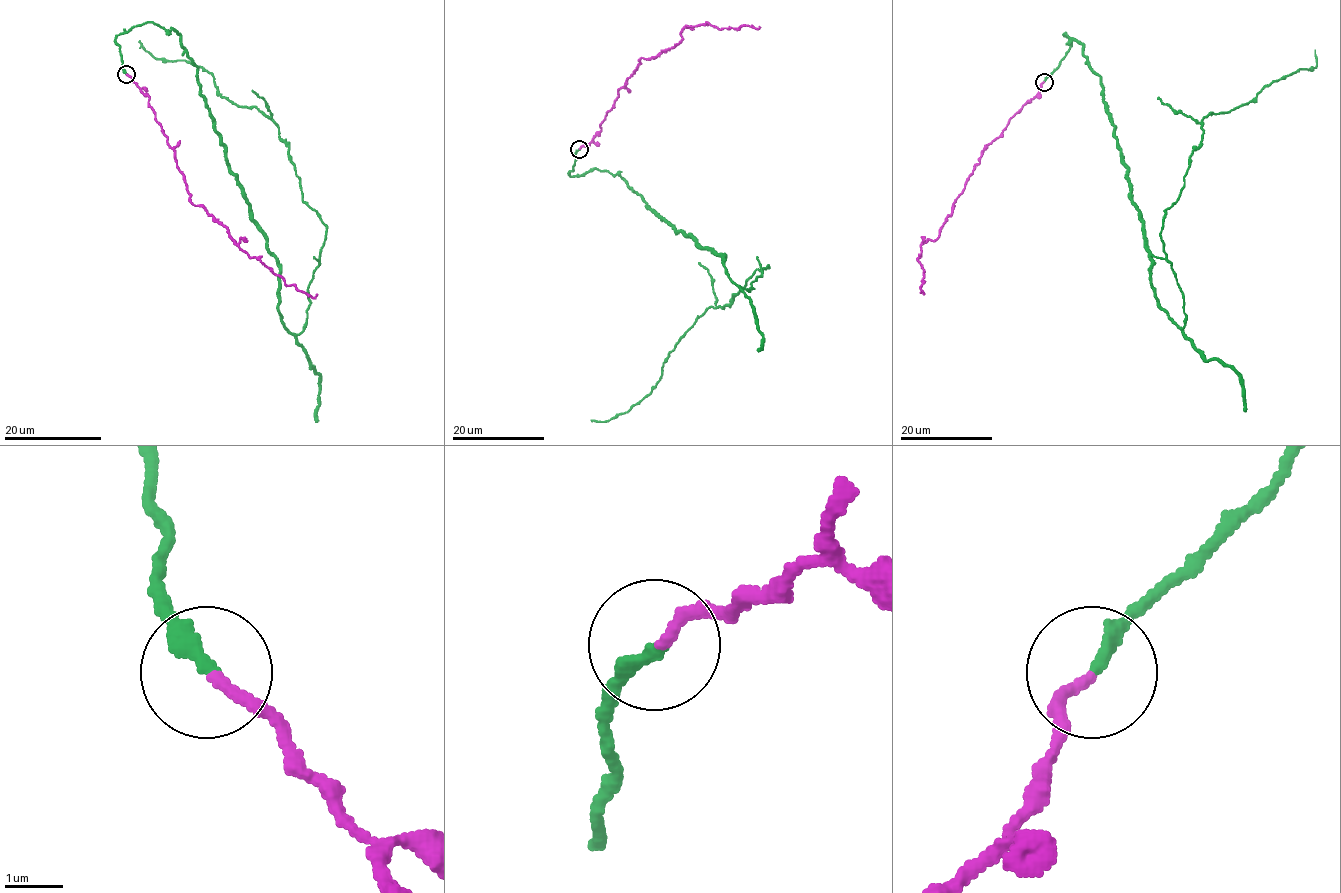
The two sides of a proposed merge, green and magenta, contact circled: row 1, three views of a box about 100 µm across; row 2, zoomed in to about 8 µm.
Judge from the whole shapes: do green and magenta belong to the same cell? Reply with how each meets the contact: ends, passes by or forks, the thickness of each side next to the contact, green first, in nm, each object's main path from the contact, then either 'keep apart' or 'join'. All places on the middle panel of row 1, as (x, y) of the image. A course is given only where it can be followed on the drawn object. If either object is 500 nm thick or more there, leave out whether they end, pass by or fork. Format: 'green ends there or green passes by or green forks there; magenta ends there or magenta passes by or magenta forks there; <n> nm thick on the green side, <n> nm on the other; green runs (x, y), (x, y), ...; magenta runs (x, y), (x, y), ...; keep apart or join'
green ends there; magenta ends there; 280 nm thick on the green side, 180 nm on the other; green runs (579, 148), (571, 176), (618, 175), (735, 284), (769, 267), (701, 315), (648, 394), (592, 419); magenta runs (579, 148), (601, 129), (642, 57), (677, 45), (687, 25), (760, 26); keep apart

